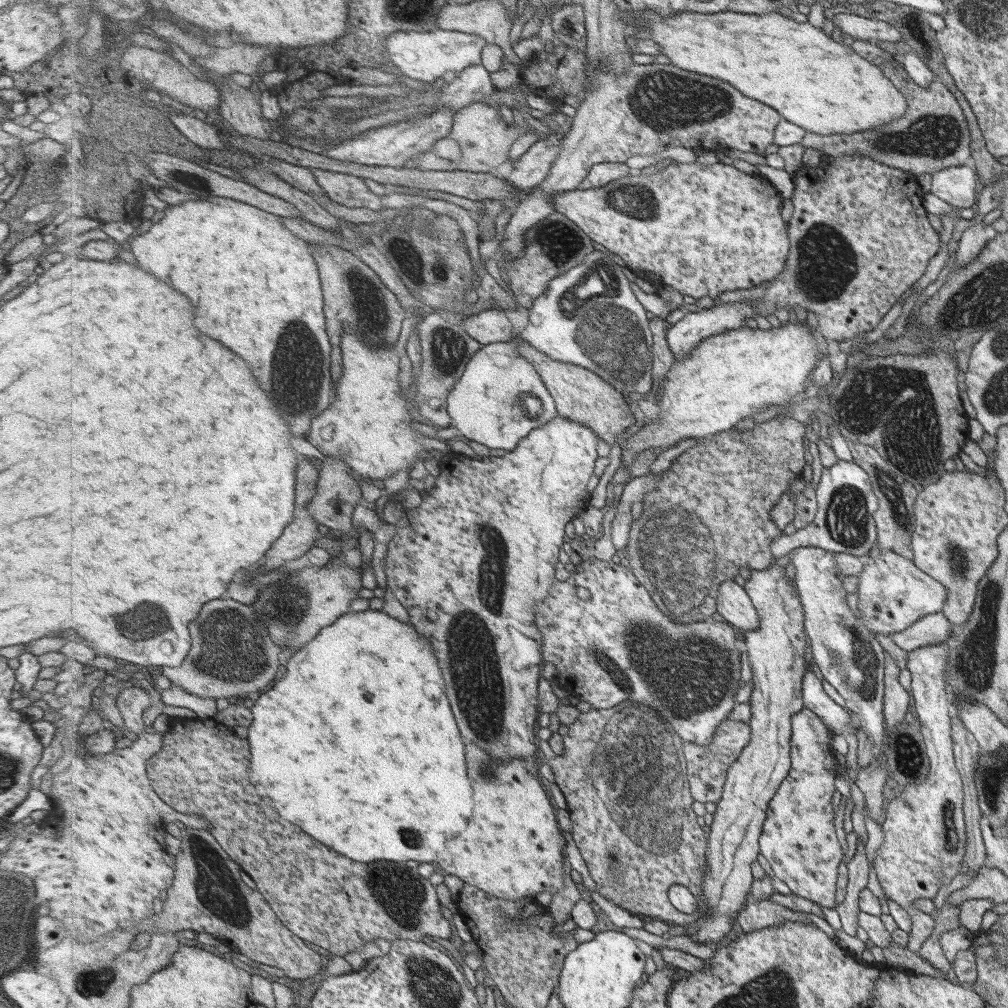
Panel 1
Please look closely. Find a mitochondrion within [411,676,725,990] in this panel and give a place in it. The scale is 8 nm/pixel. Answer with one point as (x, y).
(638, 759)

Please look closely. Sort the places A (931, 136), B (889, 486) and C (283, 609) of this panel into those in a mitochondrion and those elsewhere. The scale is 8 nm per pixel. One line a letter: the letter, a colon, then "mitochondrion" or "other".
A: mitochondrion
B: mitochondrion
C: mitochondrion

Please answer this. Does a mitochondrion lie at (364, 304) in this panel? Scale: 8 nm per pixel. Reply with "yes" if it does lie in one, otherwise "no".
no

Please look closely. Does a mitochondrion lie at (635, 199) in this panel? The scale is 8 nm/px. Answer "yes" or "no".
yes

